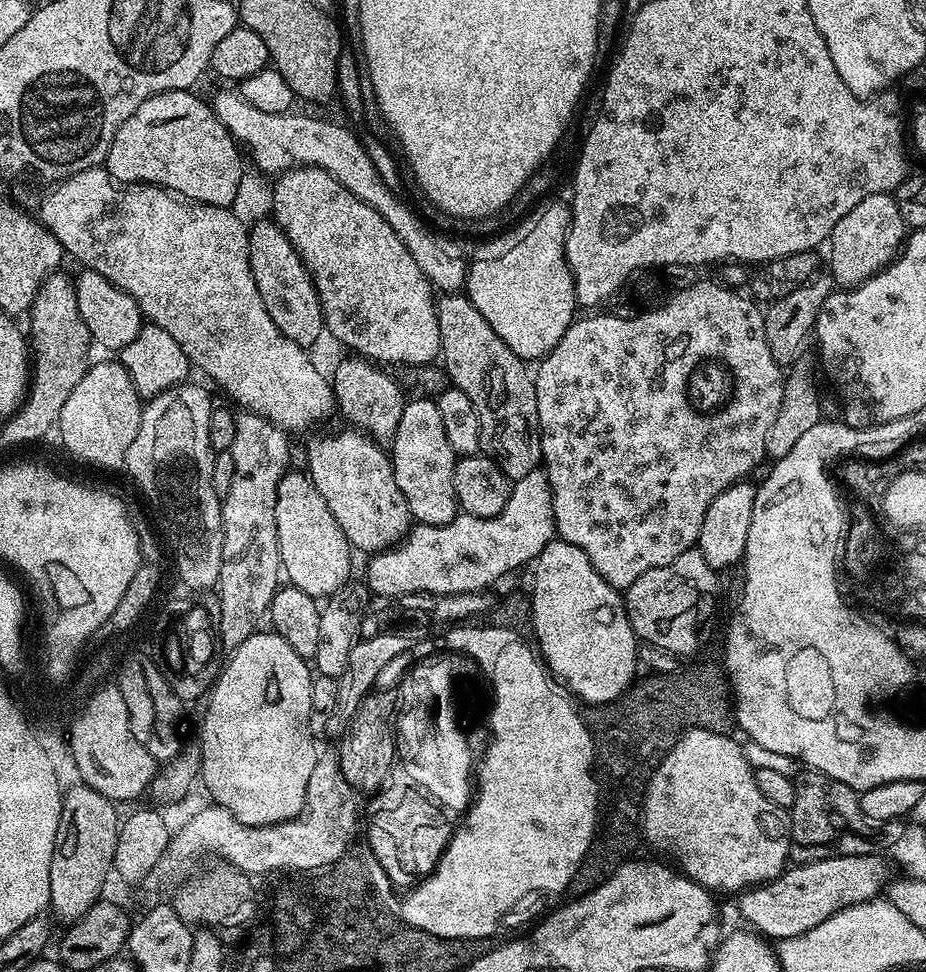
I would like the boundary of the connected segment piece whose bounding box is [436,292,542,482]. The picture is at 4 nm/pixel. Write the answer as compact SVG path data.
M449 292L436 301L439 359L444 360L451 387L462 390L474 402L480 423L480 447L509 481L521 480L530 470L541 467L540 423L536 385L525 361L494 334L490 322L474 310L467 295Z

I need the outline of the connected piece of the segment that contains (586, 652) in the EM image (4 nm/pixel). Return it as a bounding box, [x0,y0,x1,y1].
[532,538,638,706]

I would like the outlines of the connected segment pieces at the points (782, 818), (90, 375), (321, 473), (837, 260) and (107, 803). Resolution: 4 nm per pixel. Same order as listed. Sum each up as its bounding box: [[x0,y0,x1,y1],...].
[[642,728,792,894],[58,360,142,469],[307,430,413,554],[826,192,906,289],[50,782,122,925]]

